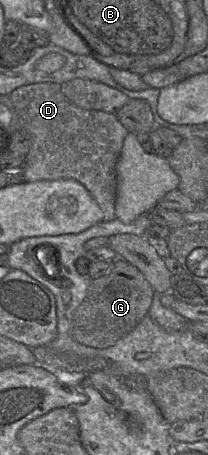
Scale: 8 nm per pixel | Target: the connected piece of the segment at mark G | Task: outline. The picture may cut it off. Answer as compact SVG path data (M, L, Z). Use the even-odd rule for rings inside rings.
M117 258L107 275L91 280L86 297L73 314L72 337L80 344L98 349L116 344L148 315L154 293L139 269Z

